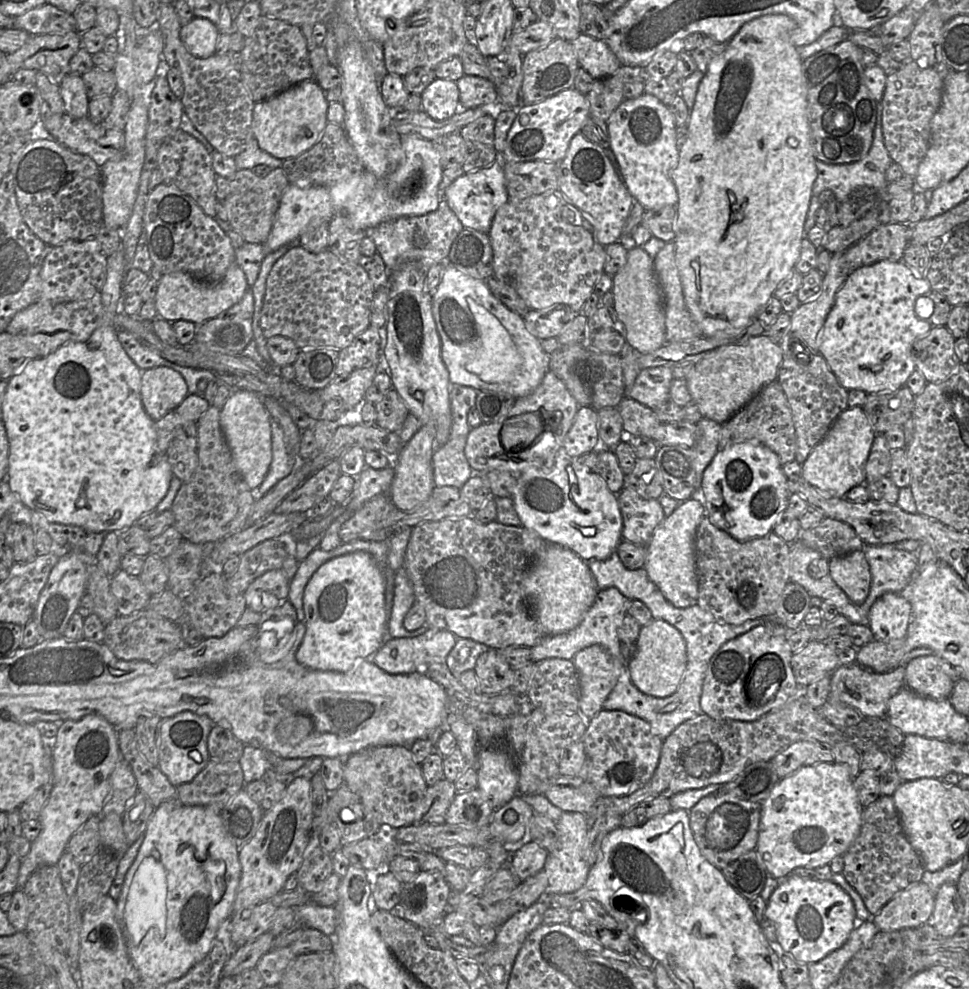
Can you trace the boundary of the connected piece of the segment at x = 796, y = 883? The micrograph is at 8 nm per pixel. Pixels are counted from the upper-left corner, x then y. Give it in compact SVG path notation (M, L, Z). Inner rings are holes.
M797 875L781 880L767 902L765 917L776 927L782 952L806 965L840 948L857 926L854 903L840 886L832 880L809 880Z

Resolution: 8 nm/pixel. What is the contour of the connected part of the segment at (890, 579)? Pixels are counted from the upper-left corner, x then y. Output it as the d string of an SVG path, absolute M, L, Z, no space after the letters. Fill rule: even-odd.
M894 544L863 546L870 566L872 583L869 595L861 605L854 604L855 610L868 620L874 602L887 592L901 593L910 583L918 565L918 550L900 550Z

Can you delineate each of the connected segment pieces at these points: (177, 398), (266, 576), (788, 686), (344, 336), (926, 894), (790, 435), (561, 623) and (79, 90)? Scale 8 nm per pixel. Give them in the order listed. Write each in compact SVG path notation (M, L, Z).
M159 366L142 371L142 404L155 422L177 408L188 393L184 377L172 368Z
M283 569L265 572L256 578L245 590L247 608L262 613L269 608L276 608L288 599L290 580Z
M764 623L725 643L711 658L703 682L701 710L714 719L755 721L769 711L779 708L799 692L791 666L793 652L786 639L786 627Z
M301 245L290 248L272 266L260 326L266 339L284 336L302 349L333 348L338 351L370 326L374 289L365 269L328 248L312 253Z
M920 881L896 894L872 920L881 932L917 928L930 922L934 903L935 895Z
M778 380L765 386L742 410L722 424L720 448L749 441L759 441L772 450L781 465L796 460L797 438L792 412Z
M552 543L526 571L522 590L531 616L545 636L559 635L578 626L599 592L588 563L569 548Z
M68 73L59 84L64 102L65 113L73 118L83 118L89 115L89 97L83 79L80 75Z

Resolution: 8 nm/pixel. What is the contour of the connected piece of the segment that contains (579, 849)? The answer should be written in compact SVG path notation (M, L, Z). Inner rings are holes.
M562 812L556 822L556 828L558 838L555 849L548 852L542 869L548 876L548 886L545 893L573 893L583 887L591 867L585 859L589 818L581 812Z

